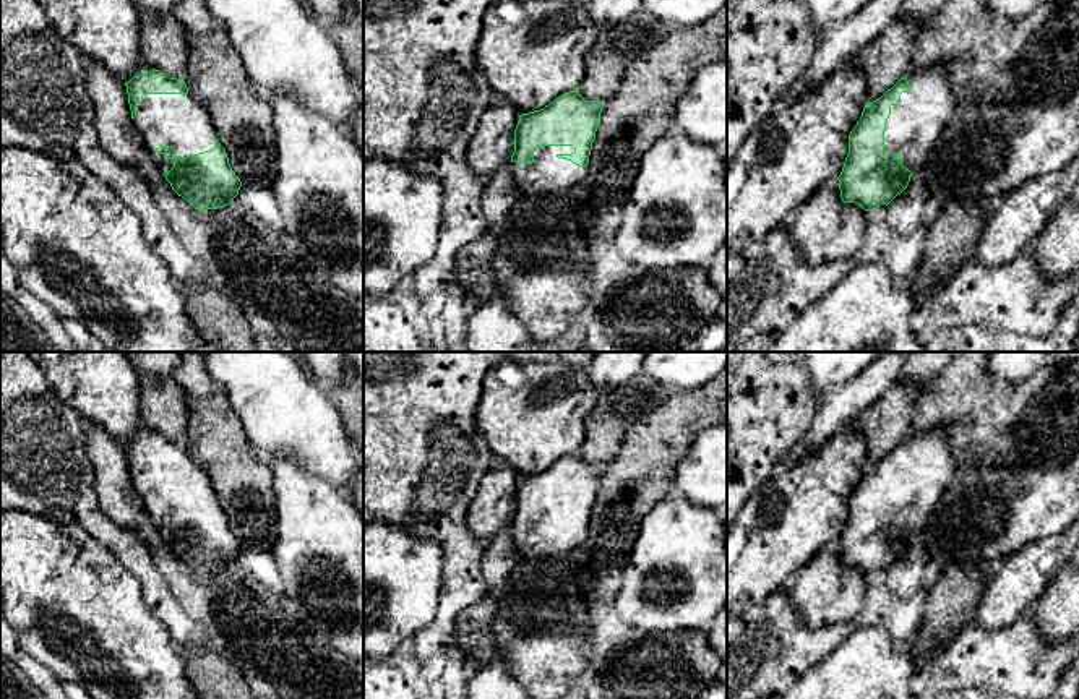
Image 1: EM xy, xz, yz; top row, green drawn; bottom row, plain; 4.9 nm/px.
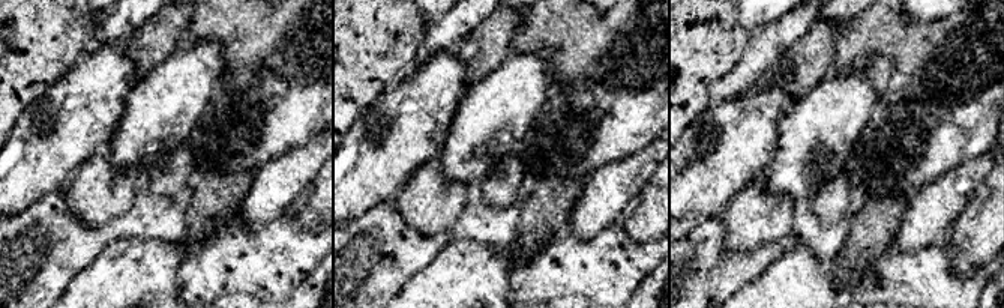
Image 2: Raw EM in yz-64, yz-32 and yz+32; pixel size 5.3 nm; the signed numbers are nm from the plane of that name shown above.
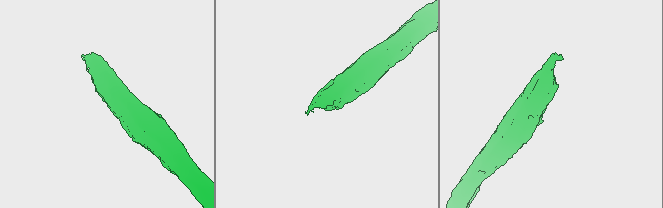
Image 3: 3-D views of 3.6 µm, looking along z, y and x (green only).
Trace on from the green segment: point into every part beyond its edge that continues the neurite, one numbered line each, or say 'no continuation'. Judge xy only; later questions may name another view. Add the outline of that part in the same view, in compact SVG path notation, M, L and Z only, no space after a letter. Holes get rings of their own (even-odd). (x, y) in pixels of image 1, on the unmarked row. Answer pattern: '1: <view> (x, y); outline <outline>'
1: xy (176, 484); outline M144 457L136 469L133 488L151 525L169 535L174 524L154 512L167 509L175 519L187 521L214 511L219 504L209 477L188 457Z

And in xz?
1: xz (547, 537); outline M537 509L532 516L532 527L508 527L522 560L573 555L586 538L587 530L557 521L574 516L573 509Z

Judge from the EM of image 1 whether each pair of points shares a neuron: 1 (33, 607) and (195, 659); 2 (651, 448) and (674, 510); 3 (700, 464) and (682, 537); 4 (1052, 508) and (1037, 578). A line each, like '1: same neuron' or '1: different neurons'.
1: different neurons
2: different neurons
3: different neurons
4: different neurons

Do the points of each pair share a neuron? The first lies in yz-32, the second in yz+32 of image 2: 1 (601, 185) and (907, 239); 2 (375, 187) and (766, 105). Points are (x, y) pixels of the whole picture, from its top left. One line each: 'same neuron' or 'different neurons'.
1: same neuron
2: same neuron

